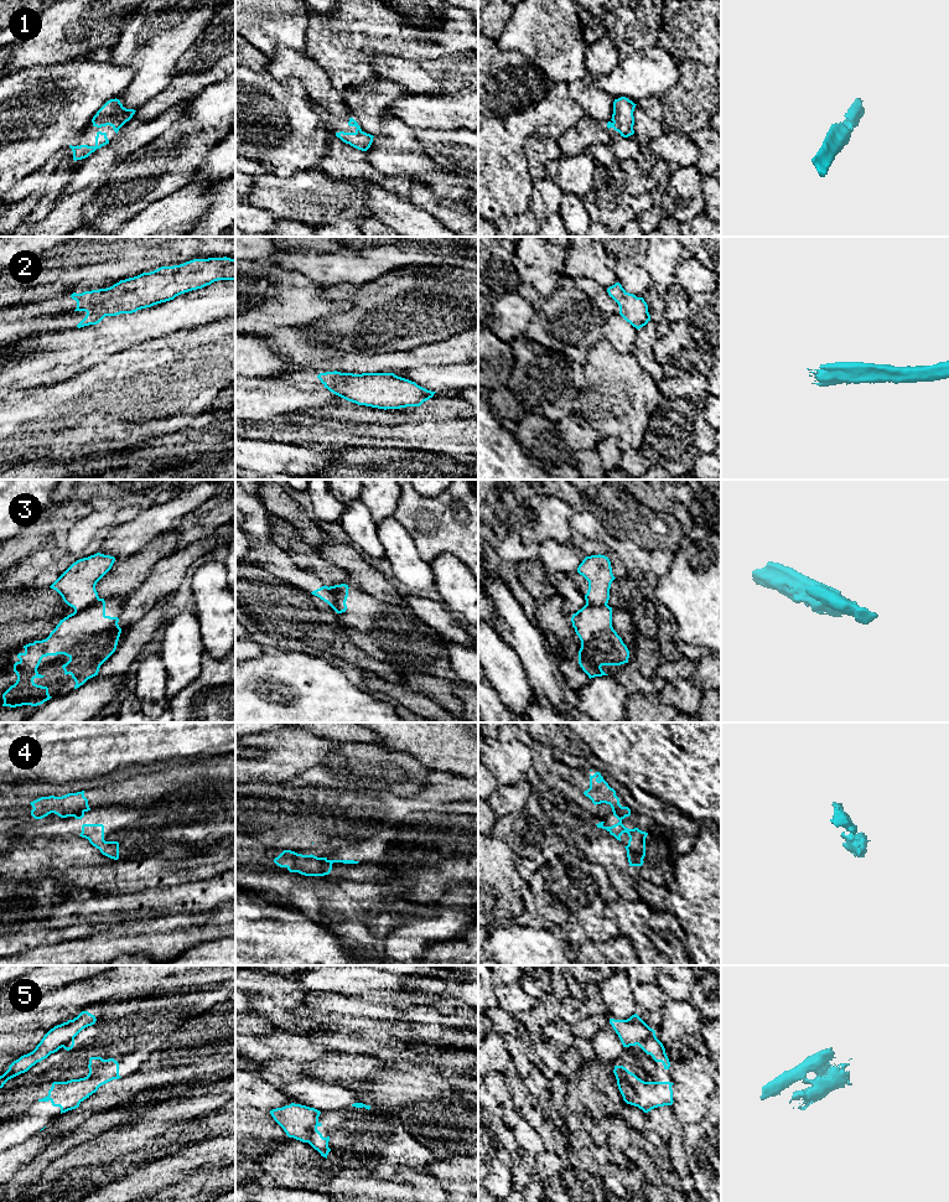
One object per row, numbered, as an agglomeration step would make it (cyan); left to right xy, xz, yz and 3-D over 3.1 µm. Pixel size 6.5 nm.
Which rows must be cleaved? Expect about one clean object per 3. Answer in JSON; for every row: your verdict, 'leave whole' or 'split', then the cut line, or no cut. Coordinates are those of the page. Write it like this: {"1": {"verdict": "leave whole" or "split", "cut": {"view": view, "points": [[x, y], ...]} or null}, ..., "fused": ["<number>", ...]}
{"1": {"verdict": "leave whole", "cut": null}, "2": {"verdict": "leave whole", "cut": null}, "3": {"verdict": "split", "cut": {"view": "xy", "points": [[99, 599], [74, 611]]}}, "4": {"verdict": "split", "cut": {"view": "yz", "points": [[613, 811], [621, 819]]}}, "5": {"verdict": "split", "cut": {"view": "xz", "points": [[317, 1122], [312, 1127], [306, 1141]]}}, "fused": ["3", "4", "5"]}

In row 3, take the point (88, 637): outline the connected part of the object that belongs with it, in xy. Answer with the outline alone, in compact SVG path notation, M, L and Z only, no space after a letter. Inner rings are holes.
M99 599L93 605L81 611L74 611L68 615L56 628L50 633L46 639L35 641L24 646L25 652L19 653L20 659L14 664L14 672L17 675L17 680L4 694L2 706L22 706L31 705L37 706L50 700L52 696L48 694L48 688L37 685L33 679L43 678L37 672L37 668L43 657L64 654L69 660L62 665L64 674L71 674L76 682L74 689L83 685L88 679L98 675L100 665L115 652L118 641L121 633L121 628L118 625L118 617L110 617L105 615L105 601Z

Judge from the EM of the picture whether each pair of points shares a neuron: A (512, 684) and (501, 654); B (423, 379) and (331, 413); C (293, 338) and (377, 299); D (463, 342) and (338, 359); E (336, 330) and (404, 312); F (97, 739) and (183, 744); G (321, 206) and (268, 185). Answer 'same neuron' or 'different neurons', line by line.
A: same neuron
B: different neurons
C: different neurons
D: same neuron
E: same neuron
F: same neuron
G: same neuron

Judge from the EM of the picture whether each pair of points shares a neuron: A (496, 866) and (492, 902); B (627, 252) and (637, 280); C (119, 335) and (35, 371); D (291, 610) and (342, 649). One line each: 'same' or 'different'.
A: same
B: same
C: same
D: same

